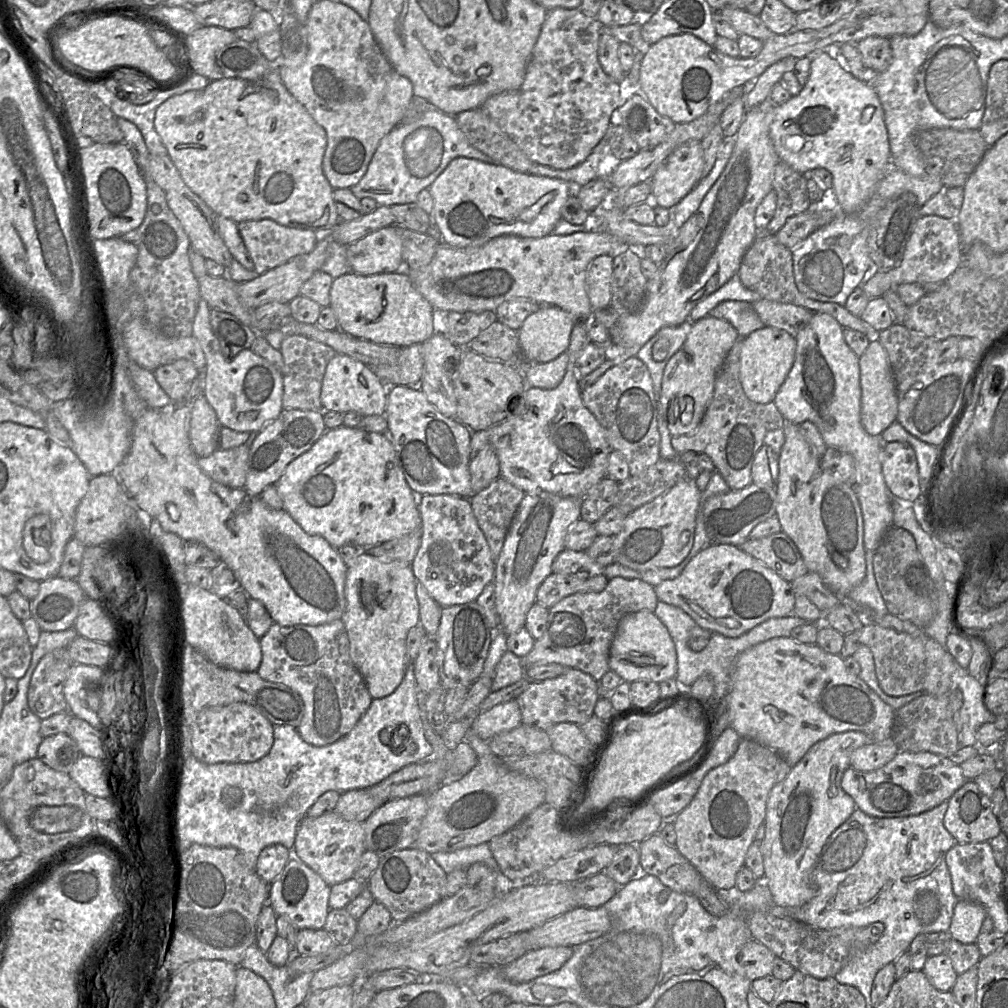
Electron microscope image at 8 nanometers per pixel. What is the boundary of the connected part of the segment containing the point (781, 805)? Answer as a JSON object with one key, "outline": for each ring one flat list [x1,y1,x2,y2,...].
{"outline":[[846,731,830,735,814,744,804,757,792,767,788,776,776,784,767,799,765,838,762,844,765,875,763,881,769,887,774,902,781,907,799,907,815,895,812,873,830,835,857,809,854,799,847,794,841,781,844,772,851,767,852,752,873,743,871,737,859,731]]}

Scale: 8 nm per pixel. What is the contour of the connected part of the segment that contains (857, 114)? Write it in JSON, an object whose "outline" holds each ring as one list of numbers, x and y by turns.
{"outline":[[819,52,811,57,810,75,801,92,795,96,792,96,787,102,774,106,774,120,770,125,769,136,780,161,786,163,795,171,805,175,806,177,817,168,825,168,830,171,833,177,832,188,836,194,837,201,842,210,847,214,862,210,873,195,876,189,876,184,885,175,887,175,887,163,890,160,890,144,888,139,888,131,884,120,884,110,879,97,872,85,855,78,844,68,844,65,840,59,831,57,826,52]]}

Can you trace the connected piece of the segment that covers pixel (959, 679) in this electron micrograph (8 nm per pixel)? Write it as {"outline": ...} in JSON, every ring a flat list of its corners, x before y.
{"outline":[[956,662,952,689,959,689,963,695,963,704,958,713,960,747,976,746,979,727,984,723,994,723,996,719,984,704,985,685,973,678,968,668,964,669]]}

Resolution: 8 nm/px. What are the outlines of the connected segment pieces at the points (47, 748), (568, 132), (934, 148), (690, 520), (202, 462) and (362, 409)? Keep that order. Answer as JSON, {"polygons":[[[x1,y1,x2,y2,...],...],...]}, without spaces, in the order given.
{"polygons":[[[67,733,44,737,39,745,37,757,50,768,69,774,82,753]],[[554,8,548,10,521,87,515,91,507,91,493,95,479,107,498,124,532,162,556,170,571,169,582,163,590,155,594,147,606,136,609,127,616,121,617,109,623,103,622,88,620,87,620,83,613,81,604,73,598,61,598,44,601,34,602,26,597,19,586,15,580,9]],[[918,129,914,133,914,144,920,152,924,171,931,178,939,180,945,188,964,187,967,179,990,147,979,129]],[[687,475,665,493,631,512,622,530,613,536,615,562,640,572,679,565,693,546,701,493,695,480]],[[244,444,228,450,217,448,207,457,198,457,197,463,212,480,230,488,244,488,249,449]],[[337,353,328,363,321,389,323,411,347,413,357,412,363,417,385,415,387,405,387,385,366,364]]]}

